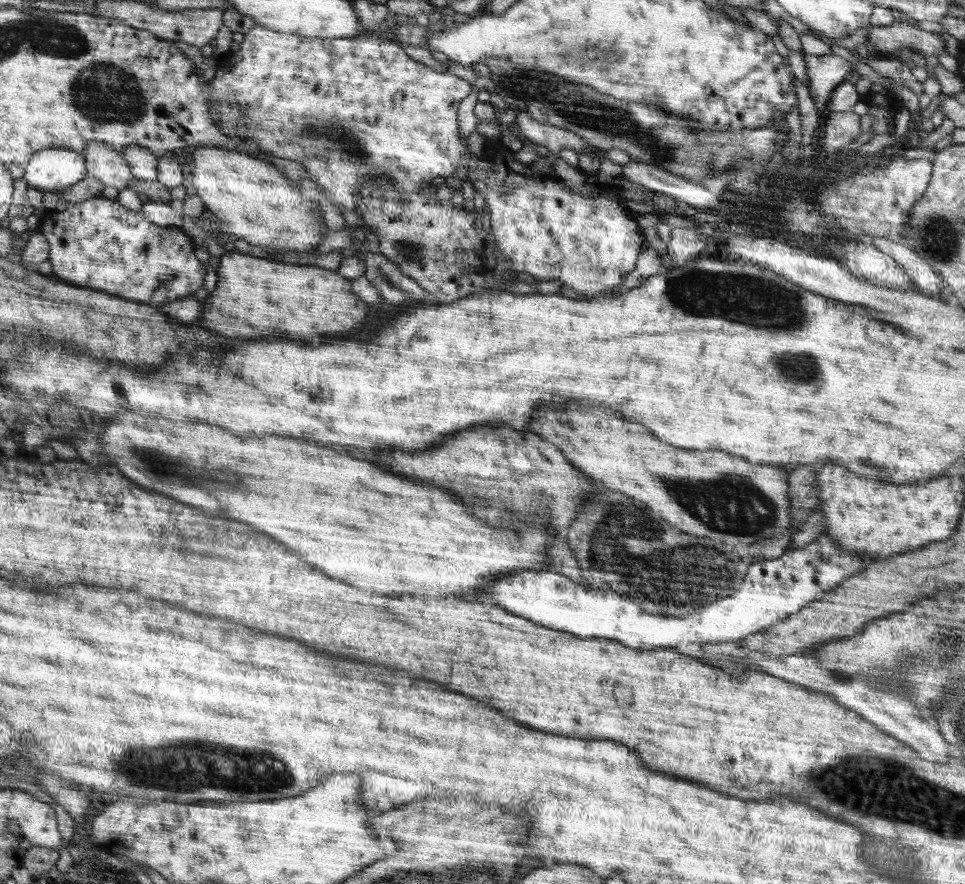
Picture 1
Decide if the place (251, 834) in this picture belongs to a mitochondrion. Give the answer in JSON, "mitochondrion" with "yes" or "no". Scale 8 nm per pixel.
{"mitochondrion":"yes"}

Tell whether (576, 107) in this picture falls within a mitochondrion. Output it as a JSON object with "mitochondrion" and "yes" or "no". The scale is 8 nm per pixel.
{"mitochondrion":"yes"}

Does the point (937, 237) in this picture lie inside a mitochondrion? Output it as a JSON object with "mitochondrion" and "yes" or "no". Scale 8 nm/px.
{"mitochondrion":"yes"}

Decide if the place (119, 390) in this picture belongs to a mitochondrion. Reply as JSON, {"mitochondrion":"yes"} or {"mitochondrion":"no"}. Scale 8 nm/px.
{"mitochondrion":"no"}

